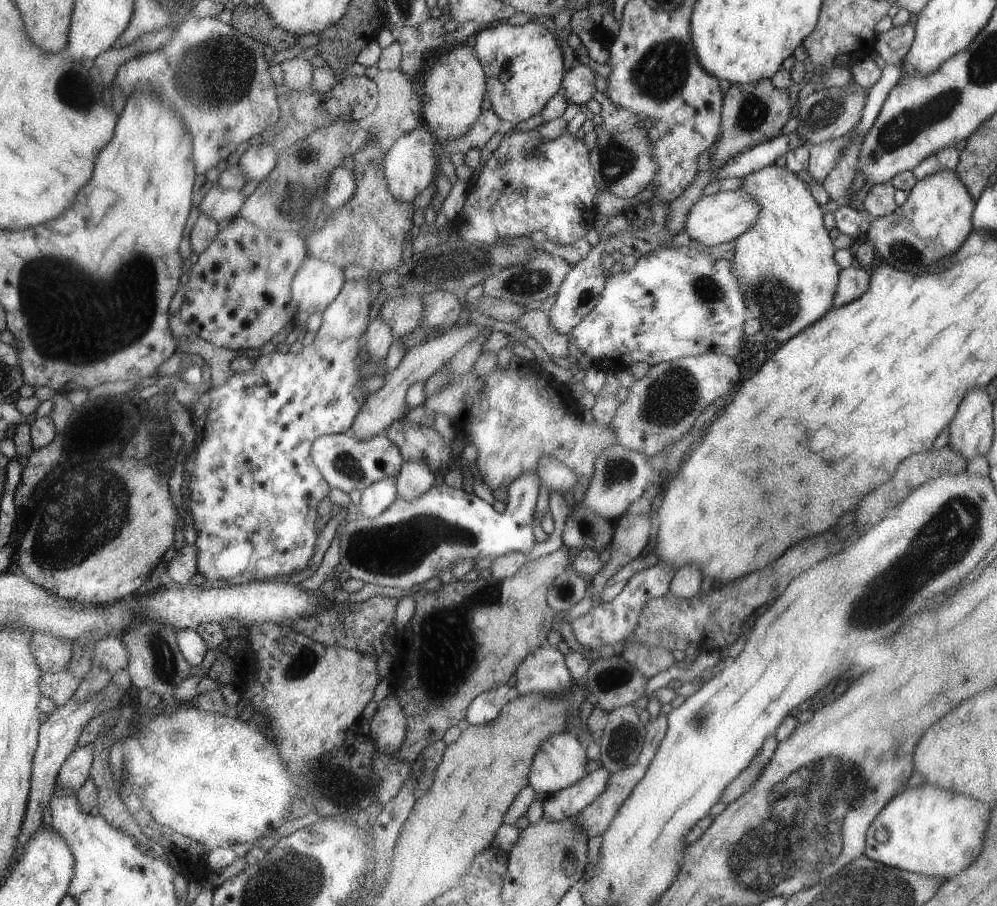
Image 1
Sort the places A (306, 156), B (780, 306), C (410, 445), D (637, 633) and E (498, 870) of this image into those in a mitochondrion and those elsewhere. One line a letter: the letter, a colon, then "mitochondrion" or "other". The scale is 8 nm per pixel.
A: mitochondrion
B: mitochondrion
C: other
D: other
E: other

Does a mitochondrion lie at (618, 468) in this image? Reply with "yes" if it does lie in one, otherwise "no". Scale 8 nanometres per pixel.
yes

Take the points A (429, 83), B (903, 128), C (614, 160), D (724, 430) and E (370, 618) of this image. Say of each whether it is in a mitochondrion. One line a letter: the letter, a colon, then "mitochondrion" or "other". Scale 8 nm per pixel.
A: other
B: mitochondrion
C: mitochondrion
D: other
E: other

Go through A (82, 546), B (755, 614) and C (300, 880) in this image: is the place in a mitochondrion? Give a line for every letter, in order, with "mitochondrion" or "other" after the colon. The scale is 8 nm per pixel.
A: mitochondrion
B: other
C: mitochondrion

